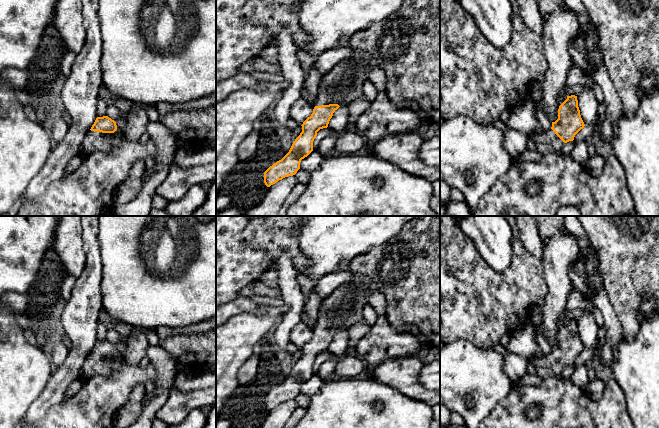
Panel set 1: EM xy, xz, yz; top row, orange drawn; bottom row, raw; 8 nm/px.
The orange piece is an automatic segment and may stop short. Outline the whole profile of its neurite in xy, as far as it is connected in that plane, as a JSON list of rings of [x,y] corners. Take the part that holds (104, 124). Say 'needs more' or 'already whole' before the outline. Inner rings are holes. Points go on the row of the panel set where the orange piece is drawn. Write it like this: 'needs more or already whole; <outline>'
needs more; [[[108,116],[97,117],[82,141],[86,155],[93,152],[108,152],[114,145],[125,141],[124,131],[118,131],[114,120]]]

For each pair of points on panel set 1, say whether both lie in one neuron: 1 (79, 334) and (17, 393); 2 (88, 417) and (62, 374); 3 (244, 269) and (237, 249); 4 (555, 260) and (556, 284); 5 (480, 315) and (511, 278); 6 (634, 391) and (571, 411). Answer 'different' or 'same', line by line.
1: different
2: different
3: same
4: same
5: same
6: different

